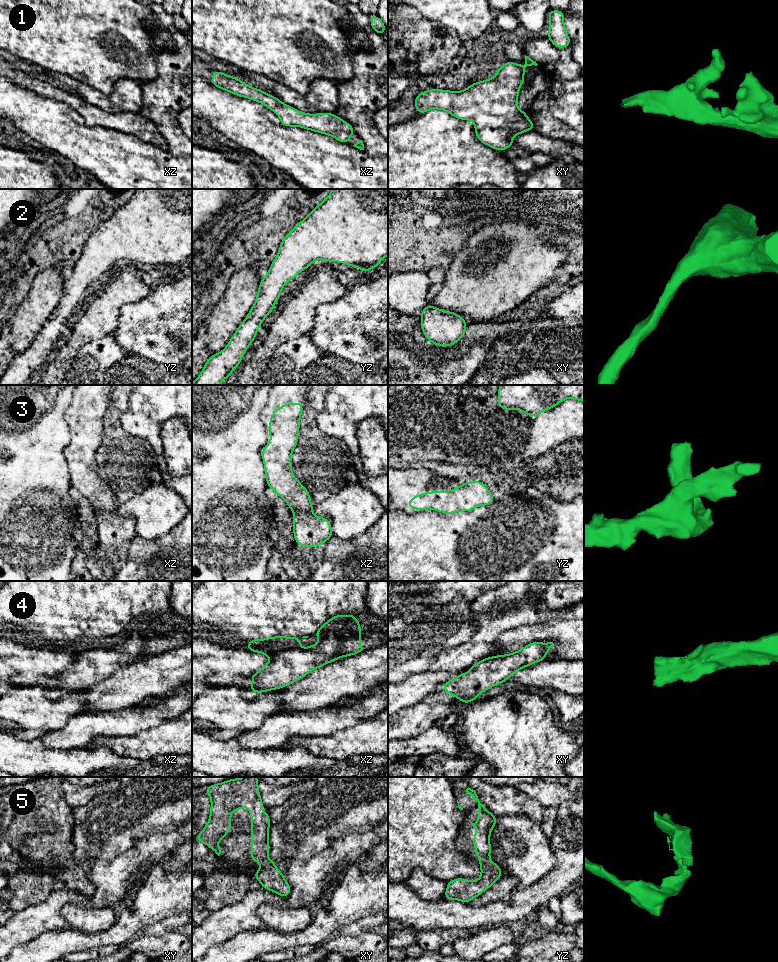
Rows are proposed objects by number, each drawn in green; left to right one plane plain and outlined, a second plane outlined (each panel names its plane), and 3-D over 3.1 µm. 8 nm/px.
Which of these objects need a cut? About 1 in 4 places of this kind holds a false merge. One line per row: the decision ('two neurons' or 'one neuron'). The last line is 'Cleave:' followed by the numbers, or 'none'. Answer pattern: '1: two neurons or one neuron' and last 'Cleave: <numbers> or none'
1: one neuron
2: one neuron
3: one neuron
4: one neuron
5: one neuron
Cleave: none

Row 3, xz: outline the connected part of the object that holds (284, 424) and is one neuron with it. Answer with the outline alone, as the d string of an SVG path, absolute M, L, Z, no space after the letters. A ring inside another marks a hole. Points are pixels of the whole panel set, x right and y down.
M286 403L270 416L270 443L262 448L267 487L284 499L293 511L295 542L317 547L333 536L327 518L313 514L310 493L292 473L292 452L297 446L303 403Z

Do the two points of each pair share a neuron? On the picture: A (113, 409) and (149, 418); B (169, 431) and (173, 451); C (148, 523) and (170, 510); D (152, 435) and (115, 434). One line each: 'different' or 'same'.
A: different
B: same
C: same
D: different

